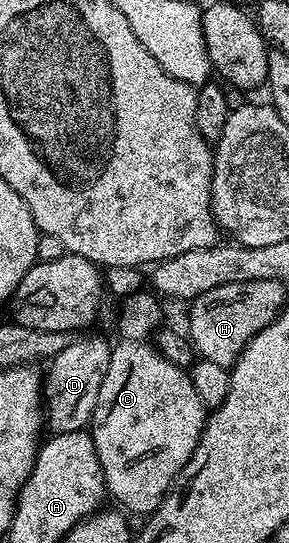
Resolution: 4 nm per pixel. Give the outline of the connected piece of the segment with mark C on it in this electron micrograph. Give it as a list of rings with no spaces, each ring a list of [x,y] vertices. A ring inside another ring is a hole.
[[[135,291],[125,296],[119,307],[119,335],[123,340],[114,344],[109,373],[105,373],[105,381],[101,381],[101,393],[97,393],[97,405],[89,424],[108,496],[112,500],[115,498],[120,503],[116,504],[124,512],[142,517],[151,516],[163,504],[175,478],[193,457],[209,414],[201,397],[197,397],[197,389],[193,389],[190,374],[184,368],[173,365],[173,361],[155,350],[154,342],[148,341],[164,319],[163,311],[159,308],[160,296],[147,291]]]

